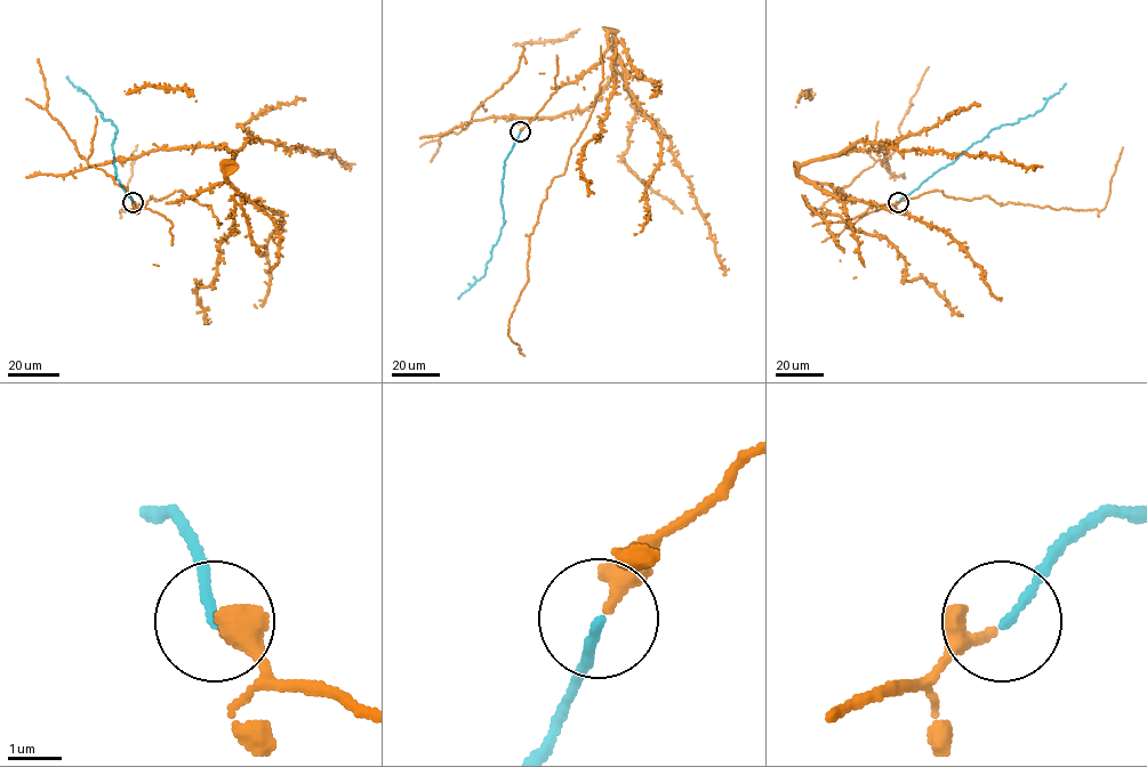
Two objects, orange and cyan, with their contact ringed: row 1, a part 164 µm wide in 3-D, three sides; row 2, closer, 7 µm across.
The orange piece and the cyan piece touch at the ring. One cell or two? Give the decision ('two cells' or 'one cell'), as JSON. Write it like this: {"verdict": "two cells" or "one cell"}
{"verdict": "one cell"}

